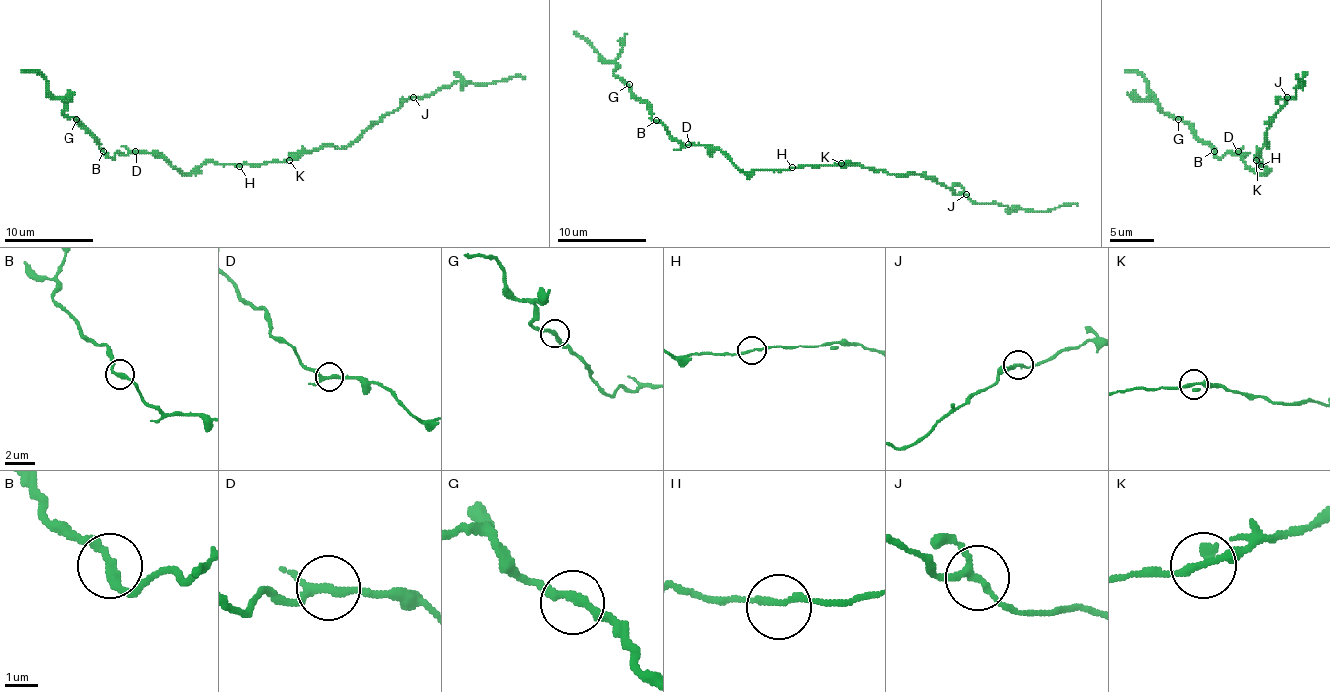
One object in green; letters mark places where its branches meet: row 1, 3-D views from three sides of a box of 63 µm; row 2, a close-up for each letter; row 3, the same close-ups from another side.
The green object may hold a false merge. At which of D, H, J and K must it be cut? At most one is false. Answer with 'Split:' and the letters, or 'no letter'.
Split: no letter

